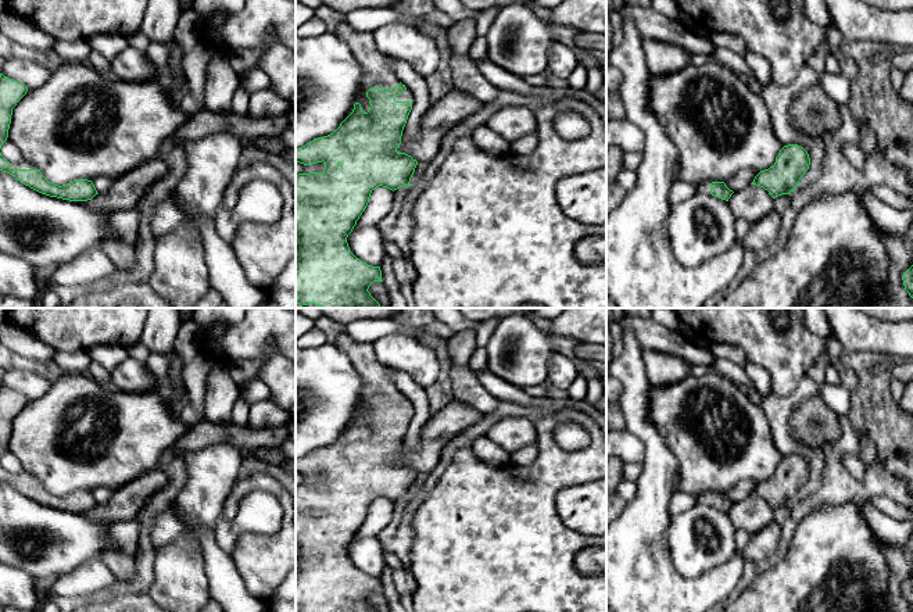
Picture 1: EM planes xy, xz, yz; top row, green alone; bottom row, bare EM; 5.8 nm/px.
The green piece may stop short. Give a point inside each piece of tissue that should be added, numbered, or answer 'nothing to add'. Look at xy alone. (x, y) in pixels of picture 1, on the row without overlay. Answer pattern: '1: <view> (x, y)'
1: xy (21, 476)

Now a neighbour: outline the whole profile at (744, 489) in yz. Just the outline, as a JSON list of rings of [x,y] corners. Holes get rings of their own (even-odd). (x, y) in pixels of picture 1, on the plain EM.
[[[745,479],[724,494],[730,501],[740,502],[745,500],[746,497],[749,497],[758,484],[759,483],[753,479]]]

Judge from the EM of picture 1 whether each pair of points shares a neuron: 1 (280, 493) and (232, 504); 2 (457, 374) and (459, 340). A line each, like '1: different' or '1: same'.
1: same
2: different

